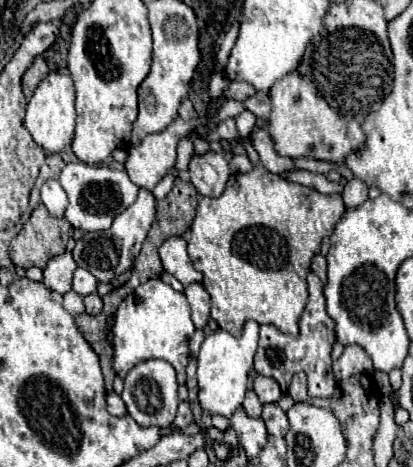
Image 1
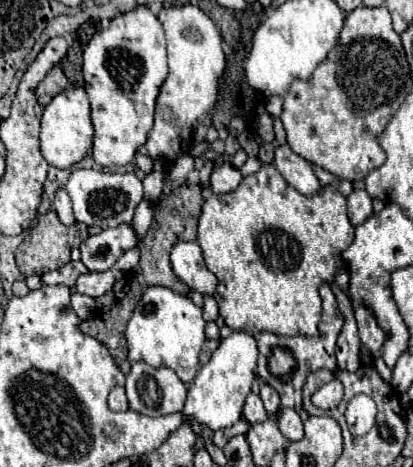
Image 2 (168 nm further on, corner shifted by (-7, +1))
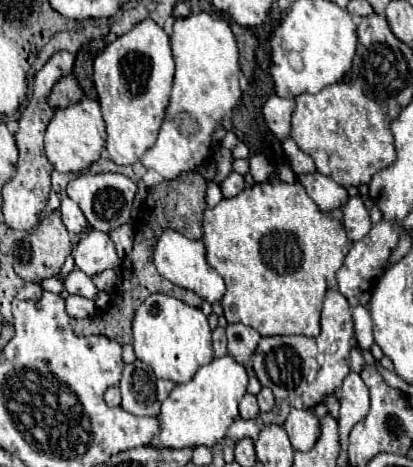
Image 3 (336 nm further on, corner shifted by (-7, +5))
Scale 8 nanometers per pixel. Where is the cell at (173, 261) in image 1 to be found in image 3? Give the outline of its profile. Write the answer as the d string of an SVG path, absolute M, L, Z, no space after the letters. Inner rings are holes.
M165 231L159 237L159 243L155 247L153 263L155 263L157 271L161 273L161 277L173 281L179 287L185 287L185 289L195 291L201 299L207 299L209 303L215 303L215 301L219 301L223 297L223 291L225 291L223 277L207 265L203 241L191 241L191 239L183 237L177 231Z

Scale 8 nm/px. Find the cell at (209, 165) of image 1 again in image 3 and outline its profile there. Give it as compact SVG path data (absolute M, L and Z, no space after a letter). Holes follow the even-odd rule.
M231 171L223 181L221 181L221 191L223 197L235 197L239 191L243 191L245 183L243 183L243 175Z

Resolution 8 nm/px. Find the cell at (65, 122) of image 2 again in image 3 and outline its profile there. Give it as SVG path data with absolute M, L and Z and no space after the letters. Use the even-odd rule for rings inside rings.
M85 97L65 109L55 109L55 115L45 131L45 155L57 171L77 173L87 169L91 163L95 163L95 159L99 159L103 147L105 147L105 123L97 101Z

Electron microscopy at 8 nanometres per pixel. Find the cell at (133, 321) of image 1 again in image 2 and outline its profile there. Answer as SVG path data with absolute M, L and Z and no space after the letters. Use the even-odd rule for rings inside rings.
M149 287L127 323L125 337L131 363L145 361L151 367L171 367L183 383L191 383L197 375L199 353L205 341L203 311L189 297L173 293L167 287Z

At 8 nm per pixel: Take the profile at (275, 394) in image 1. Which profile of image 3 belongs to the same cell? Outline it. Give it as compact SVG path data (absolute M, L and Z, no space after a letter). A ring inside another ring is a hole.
M263 387L263 389L261 389L261 393L257 395L257 401L259 401L261 411L271 411L271 409L273 409L273 405L275 405L273 393L271 393L267 387Z

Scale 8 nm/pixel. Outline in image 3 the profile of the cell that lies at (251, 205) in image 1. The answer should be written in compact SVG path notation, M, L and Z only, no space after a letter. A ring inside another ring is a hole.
M275 173L269 175L269 179L263 181L263 183L255 183L251 187L245 187L239 195L235 195L231 199L221 199L213 209L207 207L205 213L203 213L203 243L205 243L205 249L207 249L207 263L225 279L225 285L227 285L227 291L221 299L227 323L249 325L255 331L259 331L261 335L305 335L305 337L317 337L321 333L319 315L321 315L321 305L323 305L325 291L329 287L337 285L335 273L339 271L339 267L343 265L349 249L353 247L353 241L347 237L347 231L345 231L345 225L343 225L343 211L341 209L323 213L319 209L319 205L305 193L305 189L299 181L283 183L283 181L279 181L279 177Z

